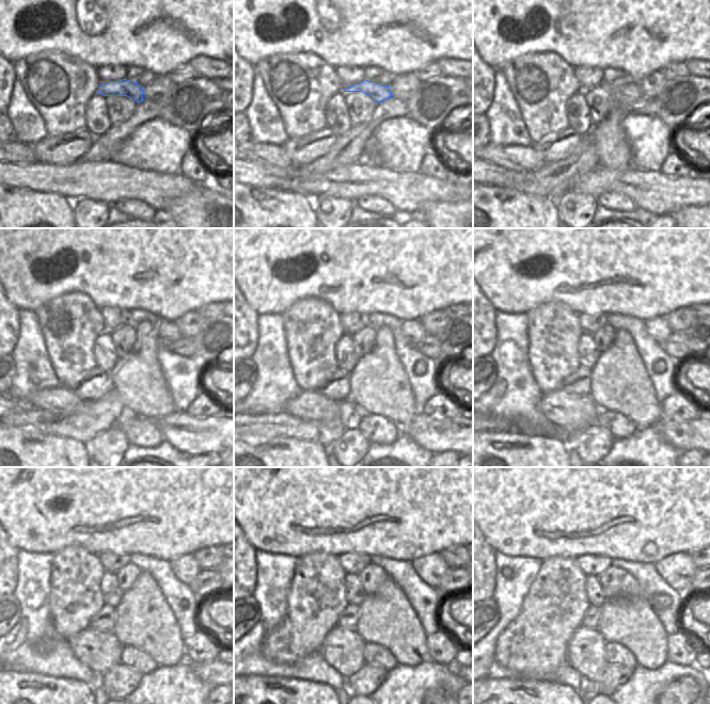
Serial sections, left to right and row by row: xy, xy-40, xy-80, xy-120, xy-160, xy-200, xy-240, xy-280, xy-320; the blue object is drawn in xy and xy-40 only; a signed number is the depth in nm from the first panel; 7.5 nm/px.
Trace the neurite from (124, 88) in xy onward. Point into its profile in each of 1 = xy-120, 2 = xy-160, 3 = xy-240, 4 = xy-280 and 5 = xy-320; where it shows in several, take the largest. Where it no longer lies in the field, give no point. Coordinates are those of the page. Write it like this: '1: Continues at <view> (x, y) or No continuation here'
1: Continues at xy-120 (167, 330)
2: Continues at xy-160 (411, 329)
3: Continues at xy-240 (186, 569)
4: Continues at xy-280 (430, 569)
5: Continues at xy-320 (678, 570)

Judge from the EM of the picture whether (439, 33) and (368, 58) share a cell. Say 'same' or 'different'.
same

